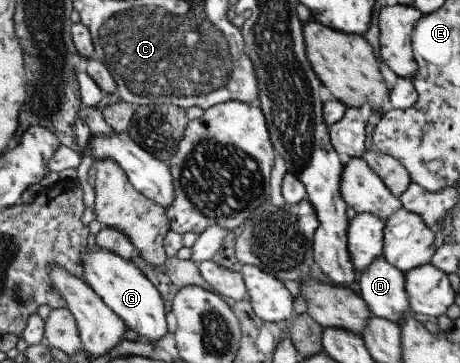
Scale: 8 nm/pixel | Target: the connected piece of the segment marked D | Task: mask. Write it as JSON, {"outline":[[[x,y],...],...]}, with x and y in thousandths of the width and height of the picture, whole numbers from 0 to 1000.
{"outline":[[[828,705],[778,758],[778,815],[813,871],[843,879],[870,901],[878,890],[872,860],[887,857],[876,771],[876,749],[846,730]]]}

